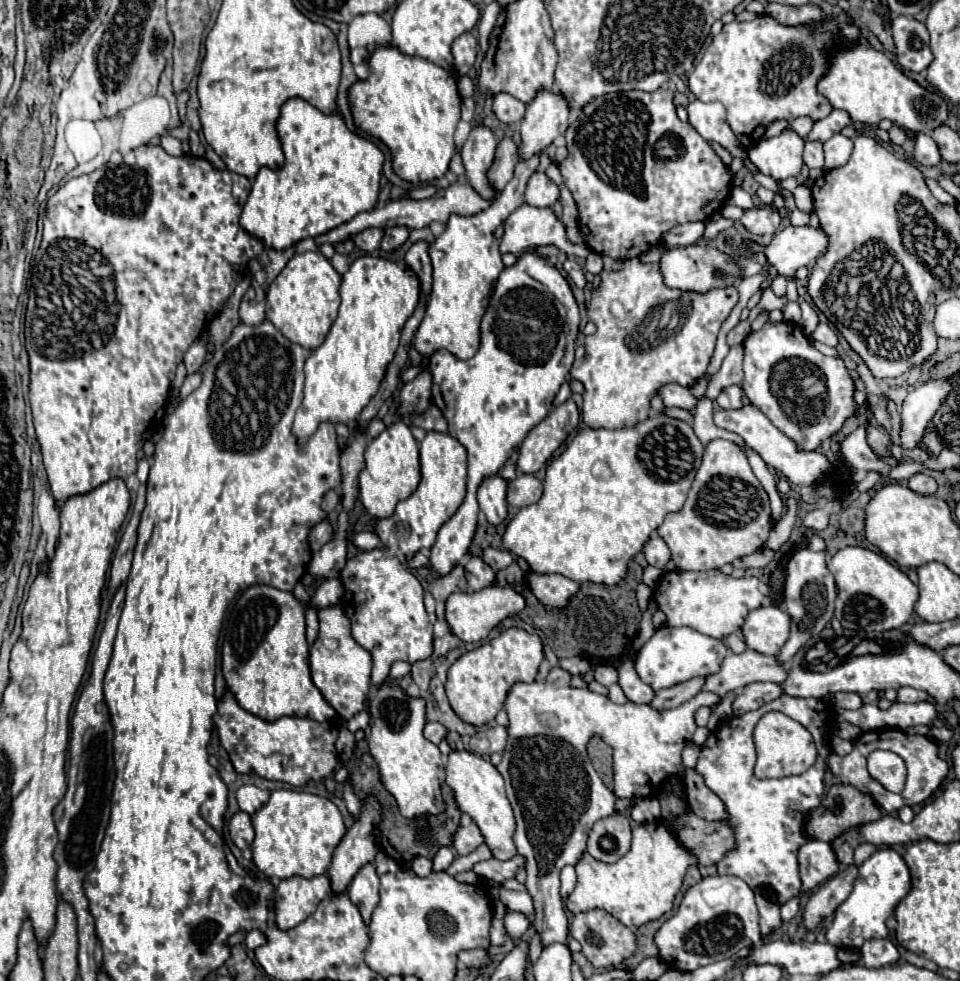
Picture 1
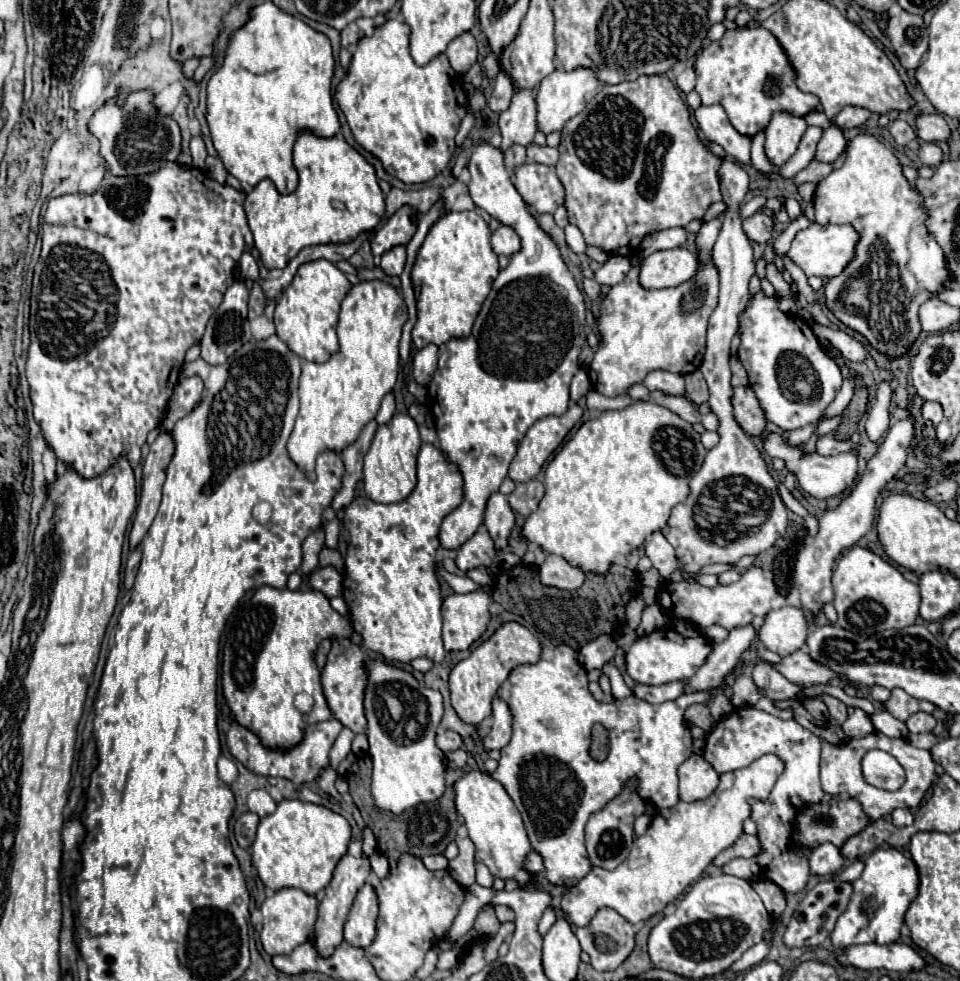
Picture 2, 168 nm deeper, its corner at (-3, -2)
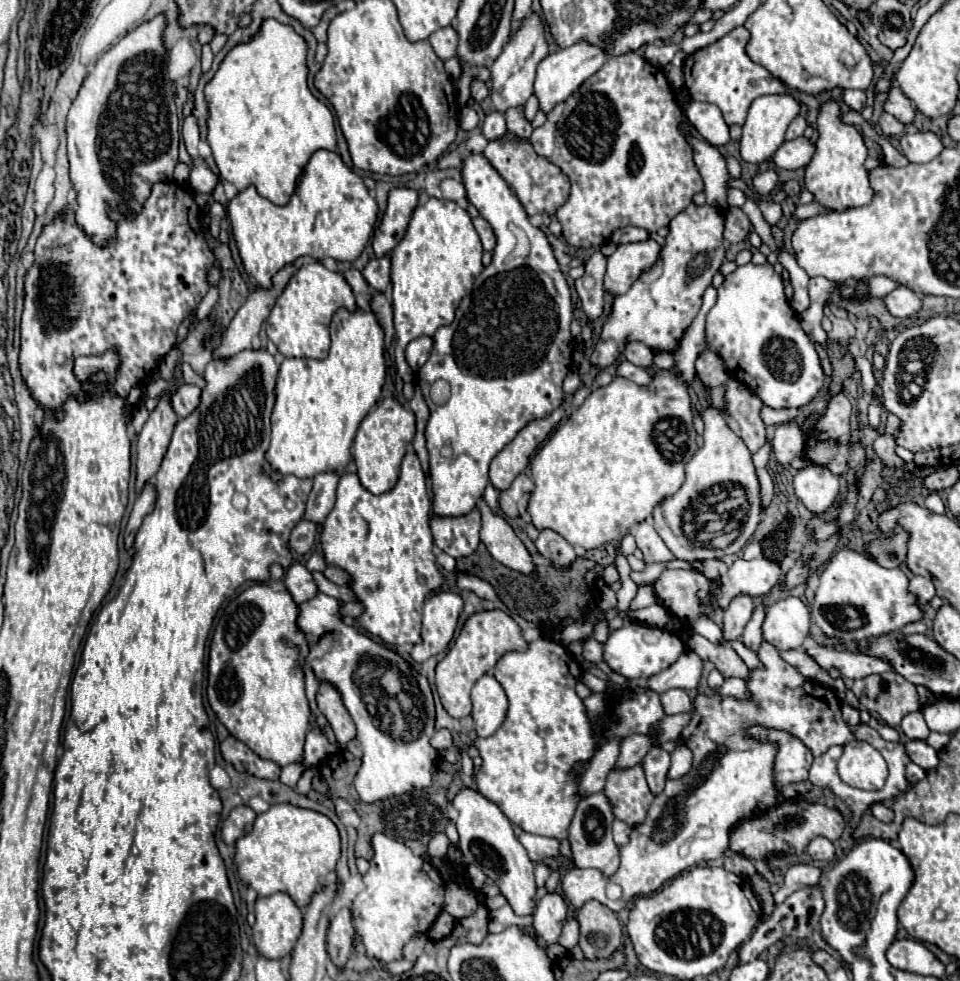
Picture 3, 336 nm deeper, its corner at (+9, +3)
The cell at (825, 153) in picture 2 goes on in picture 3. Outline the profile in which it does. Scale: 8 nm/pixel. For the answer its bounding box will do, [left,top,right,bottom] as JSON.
[773,137,815,169]

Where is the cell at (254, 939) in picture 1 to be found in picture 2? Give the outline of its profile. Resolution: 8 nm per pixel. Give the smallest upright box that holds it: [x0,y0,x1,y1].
[261,888,317,956]

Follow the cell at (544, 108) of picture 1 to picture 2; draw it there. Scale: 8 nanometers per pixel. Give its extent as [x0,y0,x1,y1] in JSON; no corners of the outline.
[537,68,601,134]

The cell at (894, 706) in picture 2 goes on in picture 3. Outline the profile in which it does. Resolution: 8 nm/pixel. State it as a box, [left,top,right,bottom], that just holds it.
[851,673,921,727]

